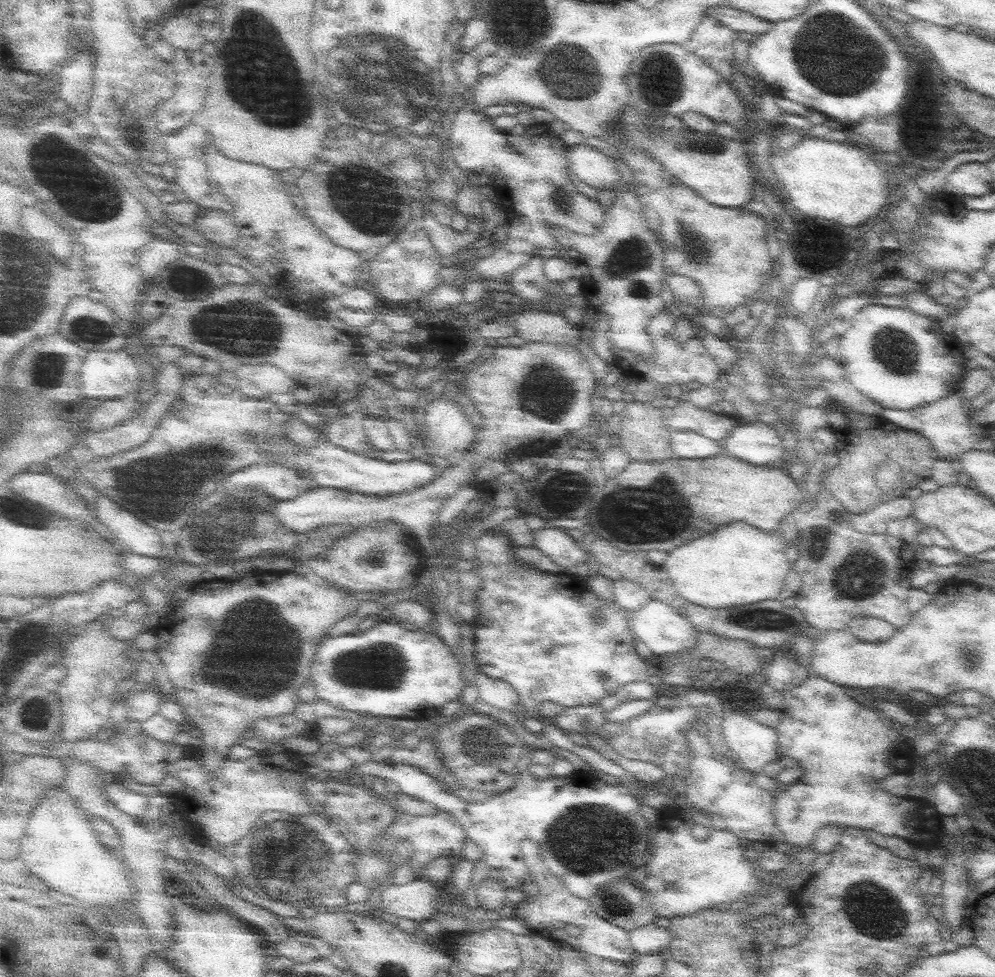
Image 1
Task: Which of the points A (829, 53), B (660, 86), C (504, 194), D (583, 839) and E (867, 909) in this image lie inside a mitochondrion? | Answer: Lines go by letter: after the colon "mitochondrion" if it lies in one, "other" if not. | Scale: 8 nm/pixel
A: mitochondrion
B: mitochondrion
C: other
D: mitochondrion
E: mitochondrion

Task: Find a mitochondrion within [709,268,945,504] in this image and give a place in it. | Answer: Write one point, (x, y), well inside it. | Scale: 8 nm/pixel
(893, 346)

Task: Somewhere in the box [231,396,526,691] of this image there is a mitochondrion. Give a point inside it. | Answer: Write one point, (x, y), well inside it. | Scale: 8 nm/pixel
(354, 667)

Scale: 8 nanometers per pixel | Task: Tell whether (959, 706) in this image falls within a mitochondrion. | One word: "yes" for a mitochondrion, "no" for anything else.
no

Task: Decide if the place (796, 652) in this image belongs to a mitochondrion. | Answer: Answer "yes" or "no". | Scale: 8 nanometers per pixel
no

